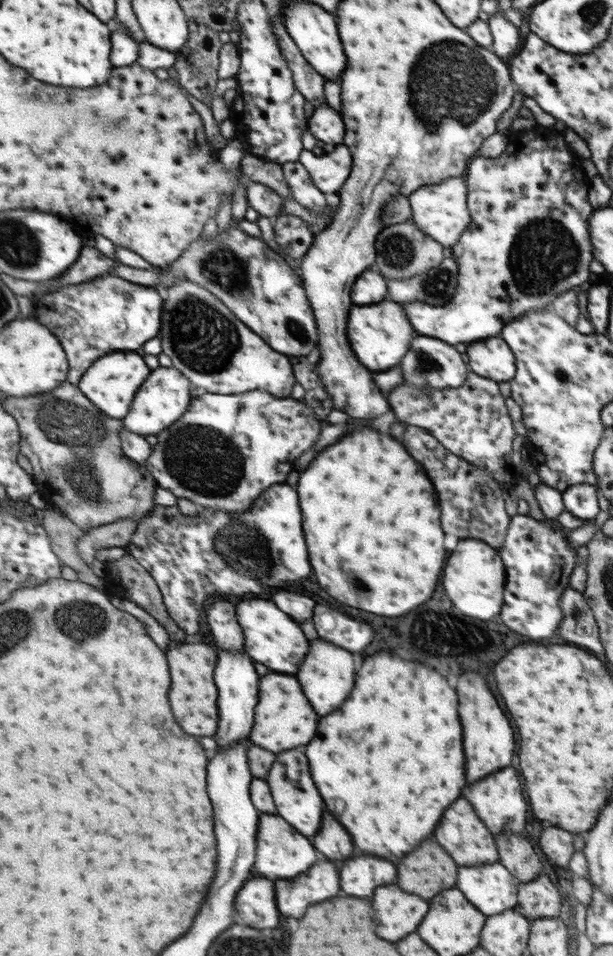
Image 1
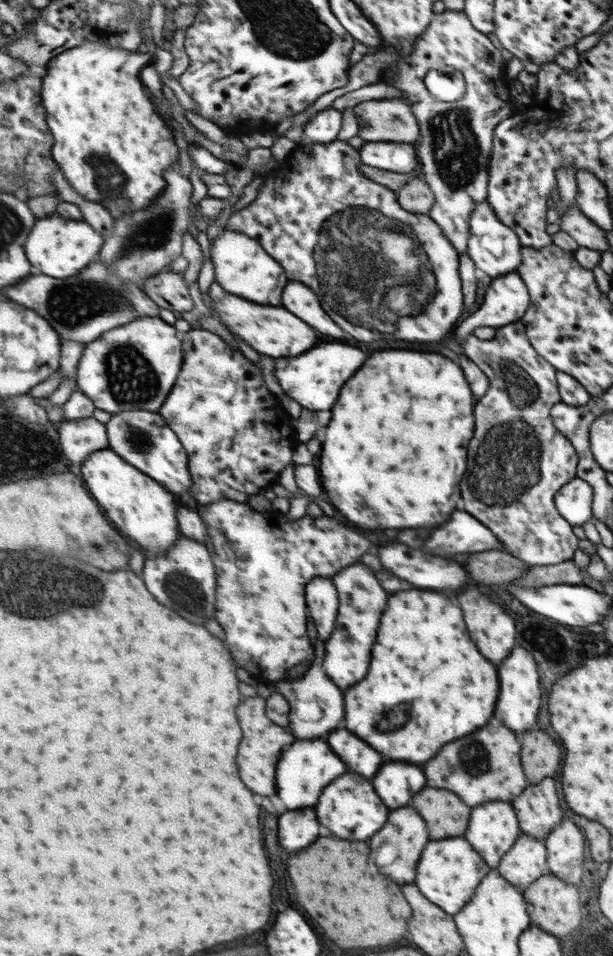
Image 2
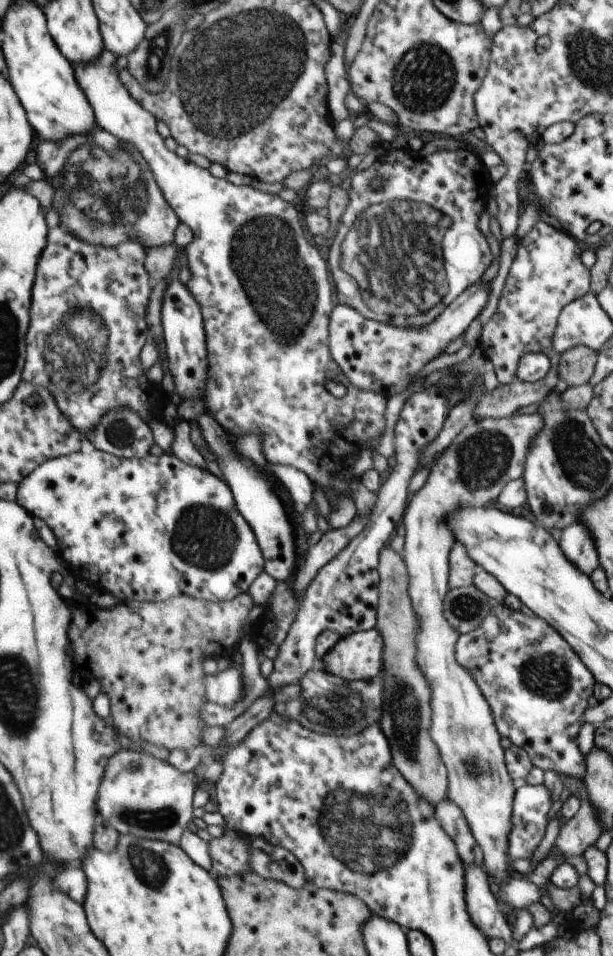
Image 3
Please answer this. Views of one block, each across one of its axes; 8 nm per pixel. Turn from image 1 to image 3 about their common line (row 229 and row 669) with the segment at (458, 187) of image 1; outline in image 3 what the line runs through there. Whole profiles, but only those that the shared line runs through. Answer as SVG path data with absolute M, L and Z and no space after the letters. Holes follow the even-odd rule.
M515 414L515 416L493 416L483 418L481 422L469 422L445 448L445 452L439 456L439 460L433 464L427 482L409 496L407 508L403 512L403 528L405 528L405 546L403 546L403 560L409 574L409 600L411 608L417 616L417 632L415 632L415 660L419 670L423 672L429 688L431 688L431 728L429 736L433 744L437 746L445 766L449 768L449 798L453 804L457 804L471 828L473 838L477 840L481 852L483 852L483 866L487 874L495 876L497 880L505 880L509 870L509 864L505 860L505 848L509 848L509 832L511 832L511 814L513 814L513 784L511 774L507 772L507 762L503 762L503 750L499 746L499 732L493 724L493 712L483 698L481 690L477 688L473 676L469 670L465 670L457 662L457 640L459 632L451 626L451 622L445 618L445 596L449 592L449 554L453 550L455 538L453 532L445 524L445 516L451 514L457 508L483 508L485 502L491 502L499 498L501 490L509 480L519 480L525 474L525 462L529 456L529 450L533 442L537 440L537 434L545 428L545 420L541 414Z

